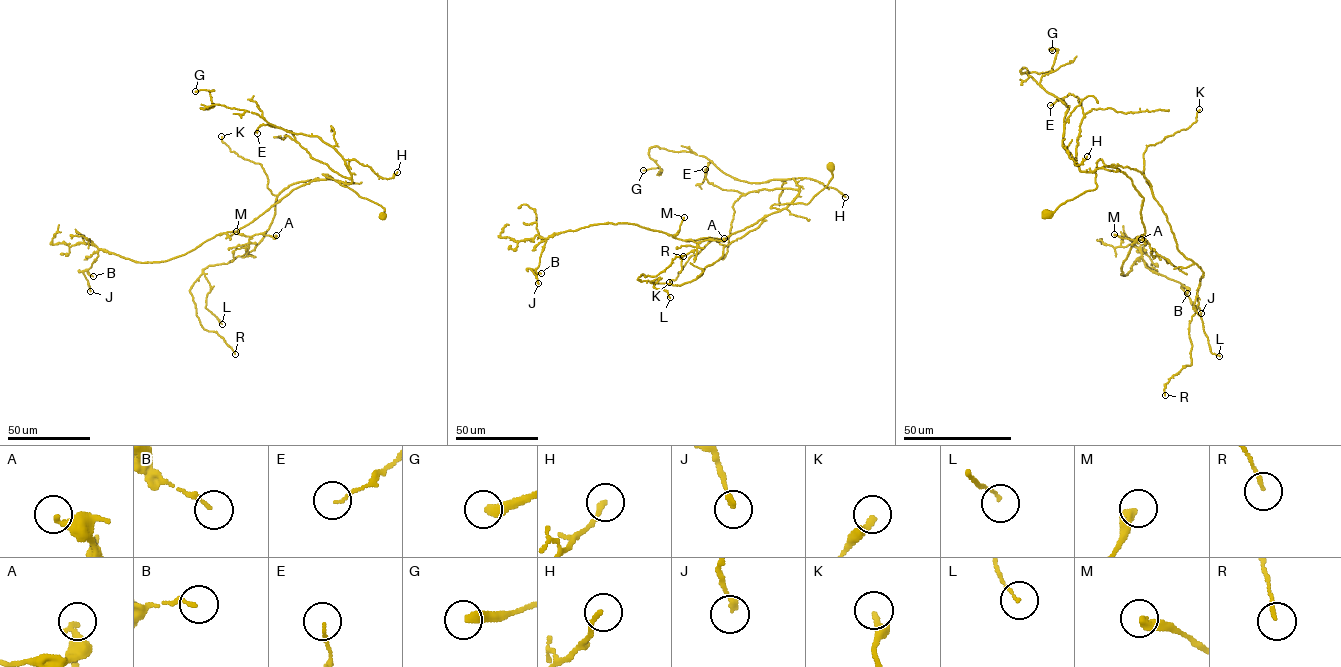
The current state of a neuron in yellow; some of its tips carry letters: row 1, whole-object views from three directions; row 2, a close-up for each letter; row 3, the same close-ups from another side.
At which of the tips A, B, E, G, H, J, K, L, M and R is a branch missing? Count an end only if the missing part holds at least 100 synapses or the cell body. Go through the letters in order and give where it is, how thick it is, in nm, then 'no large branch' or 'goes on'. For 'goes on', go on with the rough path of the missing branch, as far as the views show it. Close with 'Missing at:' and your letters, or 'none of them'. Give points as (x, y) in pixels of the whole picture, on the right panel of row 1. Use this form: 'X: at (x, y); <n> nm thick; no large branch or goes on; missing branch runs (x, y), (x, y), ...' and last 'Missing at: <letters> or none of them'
A: at (1141, 239); 320 nm thick; no large branch
B: at (1187, 293); 140 nm thick; no large branch
E: at (1050, 105); 100 nm thick; no large branch
G: at (1052, 50); 400 nm thick; no large branch
H: at (1087, 156); 180 nm thick; no large branch
J: at (1201, 313); 200 nm thick; no large branch
K: at (1199, 109); 280 nm thick; no large branch
L: at (1219, 356); 100 nm thick; no large branch
M: at (1114, 234); 360 nm thick; no large branch
R: at (1165, 395); 140 nm thick; no large branch
Missing at: none of them

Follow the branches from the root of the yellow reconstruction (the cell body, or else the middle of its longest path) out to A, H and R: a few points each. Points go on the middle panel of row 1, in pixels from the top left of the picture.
A: (831, 167), (829, 183), (806, 204), (773, 204), (771, 208), (780, 210), (724, 239), (685, 241), (724, 238)
H: (831, 167), (829, 183), (806, 204), (770, 208), (785, 208), (796, 196), (793, 178), (816, 180), (845, 197)
R: (831, 167), (807, 203), (773, 204), (780, 210), (725, 245), (695, 279), (637, 279), (683, 256)

